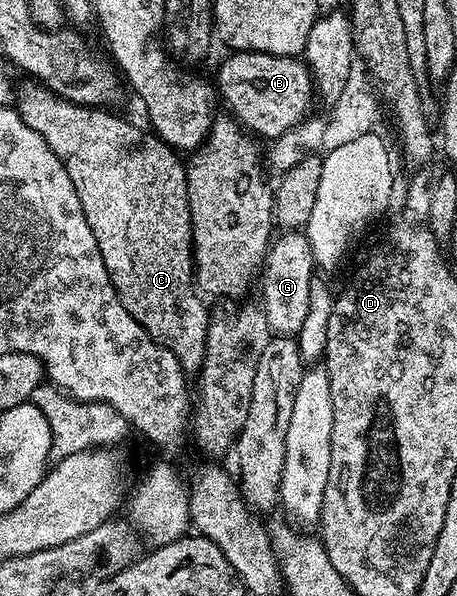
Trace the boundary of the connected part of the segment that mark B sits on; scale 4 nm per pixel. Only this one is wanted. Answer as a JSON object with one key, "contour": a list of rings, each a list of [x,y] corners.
{"contour":[[[235,51],[227,54],[227,59],[218,67],[216,91],[226,102],[225,110],[233,115],[249,134],[255,137],[263,135],[266,141],[279,139],[288,129],[311,114],[310,106],[316,103],[314,81],[310,77],[310,68],[301,58],[292,55],[269,55],[259,51]]]}

